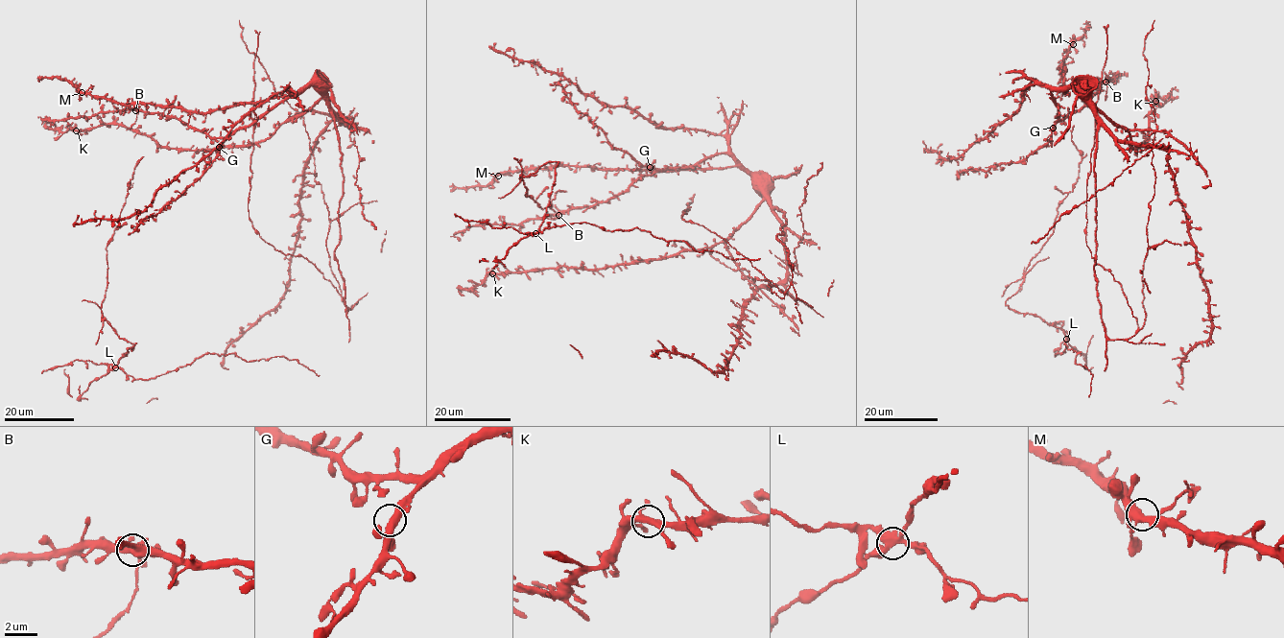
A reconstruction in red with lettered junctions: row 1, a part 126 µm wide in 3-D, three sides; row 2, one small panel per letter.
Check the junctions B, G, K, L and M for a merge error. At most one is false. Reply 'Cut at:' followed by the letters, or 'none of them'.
Cut at: L

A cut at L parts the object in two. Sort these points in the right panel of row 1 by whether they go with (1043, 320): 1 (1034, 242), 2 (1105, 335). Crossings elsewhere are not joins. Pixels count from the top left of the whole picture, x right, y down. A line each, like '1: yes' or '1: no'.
1: no
2: no

